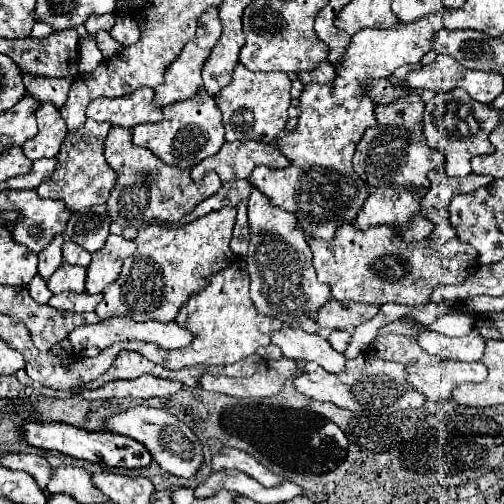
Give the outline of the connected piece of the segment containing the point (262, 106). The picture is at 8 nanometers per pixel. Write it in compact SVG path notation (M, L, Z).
M241 62L233 70L233 80L229 86L225 86L217 96L215 102L223 114L223 128L225 128L225 140L259 140L259 142L271 142L275 140L275 134L281 132L289 120L287 108L291 106L289 96L291 80L283 72L251 72Z

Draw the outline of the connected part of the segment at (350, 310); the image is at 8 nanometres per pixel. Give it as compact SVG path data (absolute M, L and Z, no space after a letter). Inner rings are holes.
M331 298L319 312L315 312L317 328L331 328L331 330L343 330L347 326L359 326L365 320L371 320L379 312L377 306L367 304L351 304L351 302L339 302Z

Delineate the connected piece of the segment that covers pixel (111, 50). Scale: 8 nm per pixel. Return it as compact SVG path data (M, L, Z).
M97 32L97 44L99 44L99 50L101 50L103 58L111 58L111 56L115 56L123 50L123 46L119 42L115 42L109 36L109 32Z

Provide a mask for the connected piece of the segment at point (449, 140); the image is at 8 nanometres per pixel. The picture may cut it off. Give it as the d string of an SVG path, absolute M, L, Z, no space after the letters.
M461 88L435 94L435 98L427 102L423 114L423 134L427 138L427 144L445 156L447 174L457 178L471 174L469 160L473 156L491 154L495 150L489 142L489 134L499 124L503 124L503 110L495 110L489 104L473 100Z

